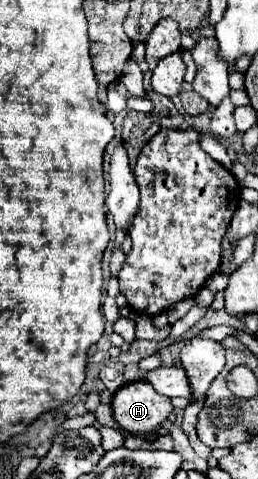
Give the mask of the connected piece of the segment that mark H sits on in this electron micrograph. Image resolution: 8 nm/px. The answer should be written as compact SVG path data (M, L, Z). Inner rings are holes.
M147 381L125 383L113 395L113 417L127 433L143 433L147 439L159 435L161 423L171 415L173 405L169 397L155 393Z

